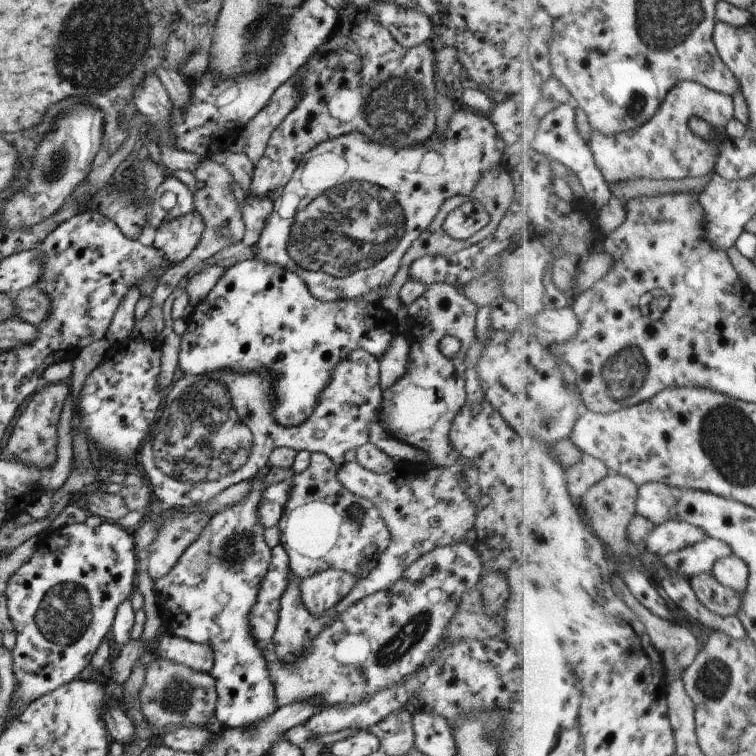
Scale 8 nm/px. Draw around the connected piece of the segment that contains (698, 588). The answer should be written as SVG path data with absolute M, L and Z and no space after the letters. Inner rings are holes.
M703 573L691 578L691 584L700 601L711 612L724 617L739 616L745 594L725 586L713 573Z

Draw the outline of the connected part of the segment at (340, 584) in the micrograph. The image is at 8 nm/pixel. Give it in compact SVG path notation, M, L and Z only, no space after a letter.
M326 569L299 580L301 600L312 617L321 617L344 599L356 586L352 574L339 569Z

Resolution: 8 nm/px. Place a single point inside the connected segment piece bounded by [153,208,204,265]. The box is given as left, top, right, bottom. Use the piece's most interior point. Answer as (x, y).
(176, 239)

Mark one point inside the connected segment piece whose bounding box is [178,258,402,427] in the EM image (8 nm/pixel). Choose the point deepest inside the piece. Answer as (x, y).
(261, 318)

